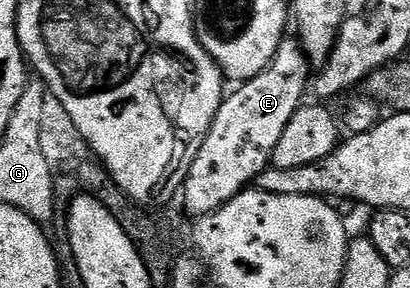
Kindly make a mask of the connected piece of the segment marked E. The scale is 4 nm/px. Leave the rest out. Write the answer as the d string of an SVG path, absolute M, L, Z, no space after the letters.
M297 37L283 38L272 64L260 76L241 83L223 97L212 120L192 168L188 168L186 182L180 191L180 202L195 219L216 212L228 200L247 189L271 165L276 144L284 136L284 128L292 116L304 105L312 67Z

